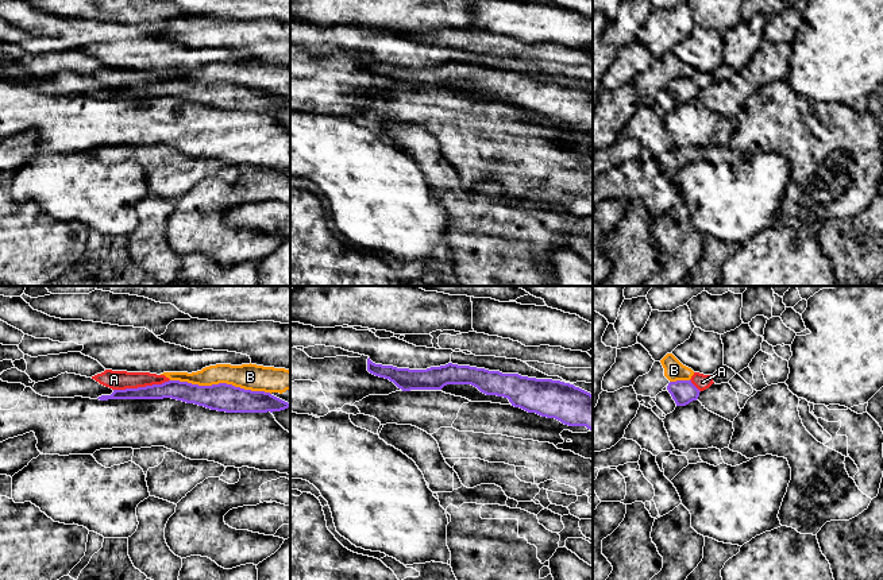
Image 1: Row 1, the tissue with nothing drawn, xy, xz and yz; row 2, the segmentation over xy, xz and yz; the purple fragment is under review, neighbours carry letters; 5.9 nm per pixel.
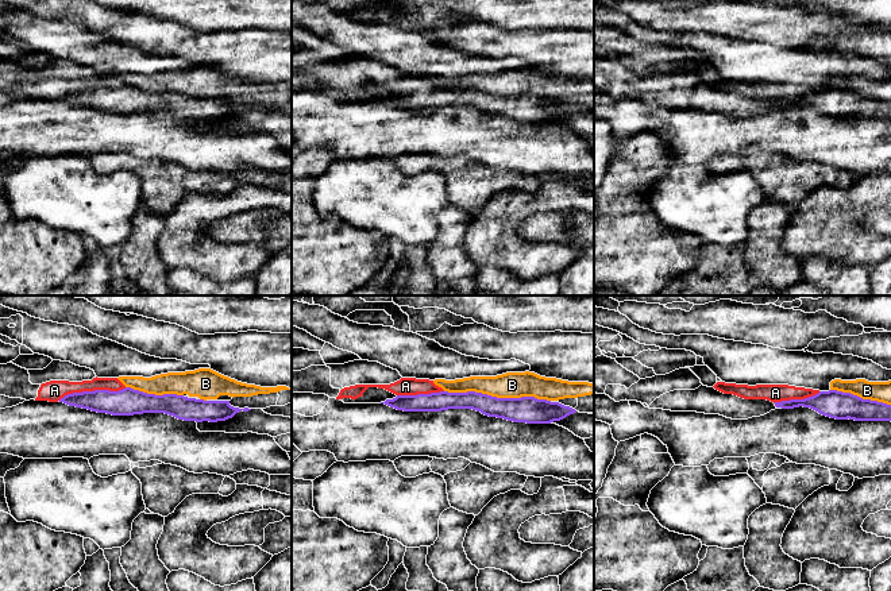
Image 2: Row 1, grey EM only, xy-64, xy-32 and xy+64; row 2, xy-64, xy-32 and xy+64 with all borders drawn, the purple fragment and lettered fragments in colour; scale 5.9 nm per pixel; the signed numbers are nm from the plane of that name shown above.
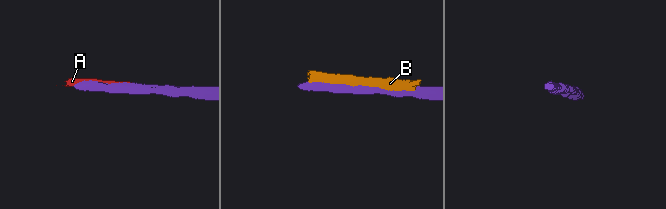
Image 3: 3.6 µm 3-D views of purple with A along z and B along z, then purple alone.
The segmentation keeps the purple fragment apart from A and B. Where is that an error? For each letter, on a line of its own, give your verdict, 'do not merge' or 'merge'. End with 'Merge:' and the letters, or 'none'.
A: merge
B: do not merge
Merge: A

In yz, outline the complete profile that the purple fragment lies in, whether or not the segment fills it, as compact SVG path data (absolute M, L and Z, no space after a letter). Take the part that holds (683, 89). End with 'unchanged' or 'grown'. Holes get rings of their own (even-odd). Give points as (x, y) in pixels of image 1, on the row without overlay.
M694 70L690 78L670 80L667 88L676 104L686 104L690 100L697 98L699 90L709 86L713 81L712 73Z; grown

